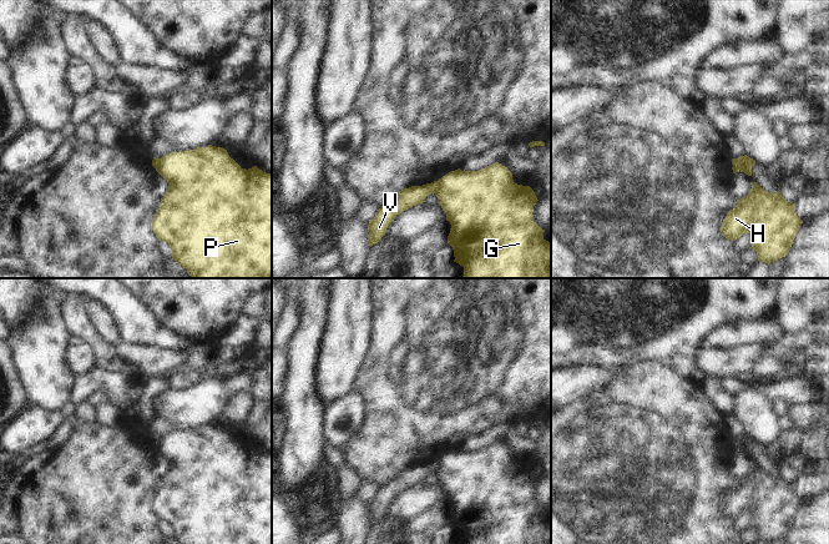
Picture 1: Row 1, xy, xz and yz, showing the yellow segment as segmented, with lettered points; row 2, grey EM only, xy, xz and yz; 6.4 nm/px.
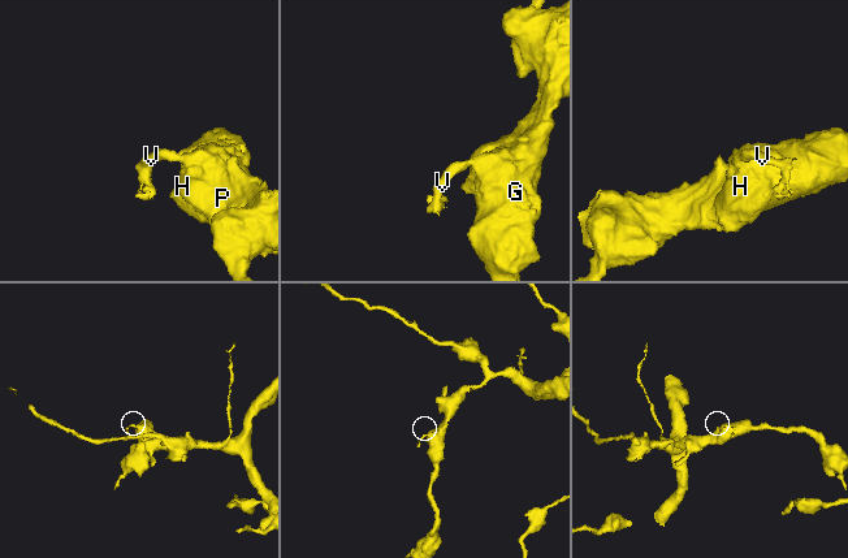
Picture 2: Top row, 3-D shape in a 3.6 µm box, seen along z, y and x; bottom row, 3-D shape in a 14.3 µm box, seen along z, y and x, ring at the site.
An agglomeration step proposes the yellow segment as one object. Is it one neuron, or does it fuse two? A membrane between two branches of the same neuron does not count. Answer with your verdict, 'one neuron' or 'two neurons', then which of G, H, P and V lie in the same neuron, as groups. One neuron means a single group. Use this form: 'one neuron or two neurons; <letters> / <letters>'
two neurons; G H P / V

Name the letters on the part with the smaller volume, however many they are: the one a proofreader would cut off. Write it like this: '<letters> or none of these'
V

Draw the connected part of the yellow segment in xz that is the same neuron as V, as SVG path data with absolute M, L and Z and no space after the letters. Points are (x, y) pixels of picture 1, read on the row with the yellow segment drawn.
M438 181L423 186L411 186L399 191L384 207L379 208L368 226L368 242L371 247L385 235L388 226L401 212L423 203L424 200L438 191Z

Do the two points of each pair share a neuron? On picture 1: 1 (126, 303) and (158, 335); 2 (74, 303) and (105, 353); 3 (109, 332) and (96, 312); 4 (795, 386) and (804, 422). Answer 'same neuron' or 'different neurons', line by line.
1: same neuron
2: same neuron
3: same neuron
4: different neurons

